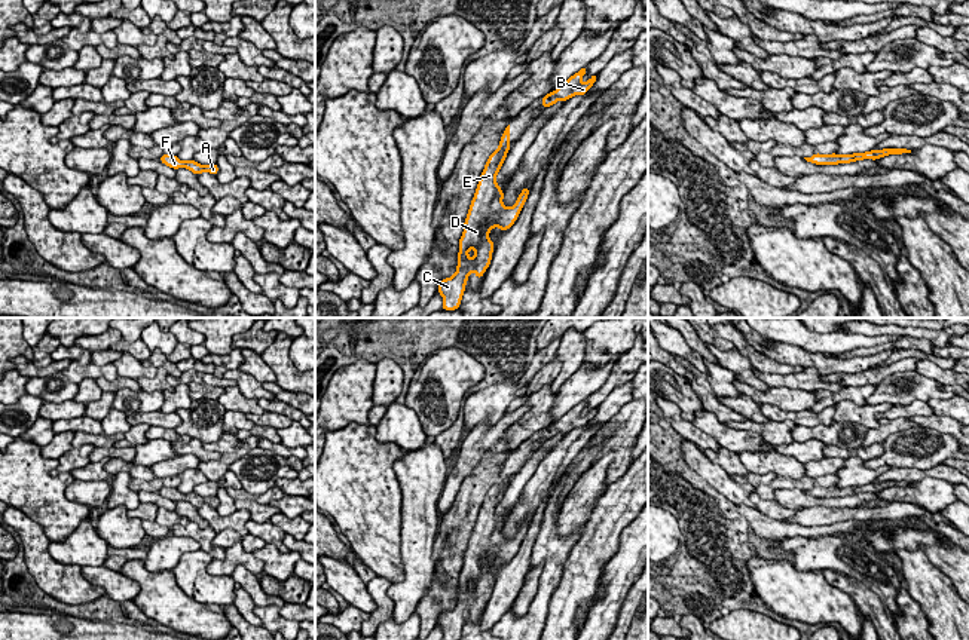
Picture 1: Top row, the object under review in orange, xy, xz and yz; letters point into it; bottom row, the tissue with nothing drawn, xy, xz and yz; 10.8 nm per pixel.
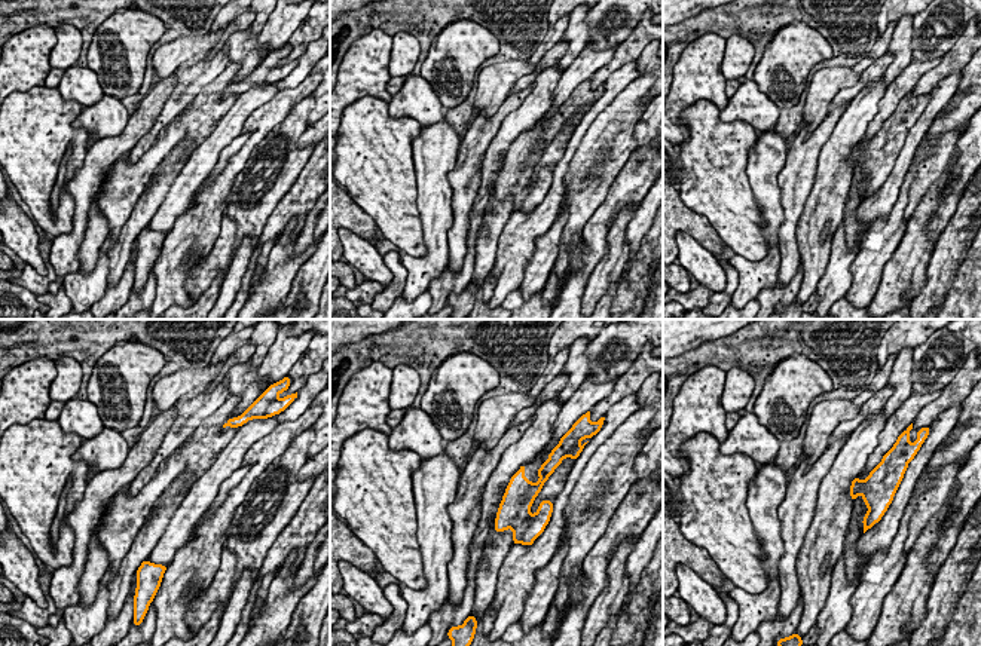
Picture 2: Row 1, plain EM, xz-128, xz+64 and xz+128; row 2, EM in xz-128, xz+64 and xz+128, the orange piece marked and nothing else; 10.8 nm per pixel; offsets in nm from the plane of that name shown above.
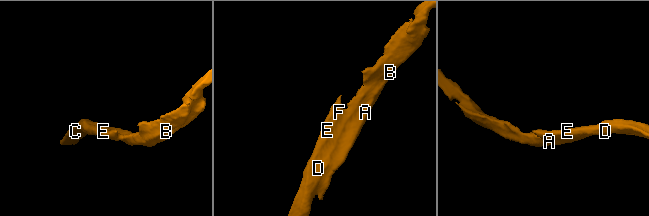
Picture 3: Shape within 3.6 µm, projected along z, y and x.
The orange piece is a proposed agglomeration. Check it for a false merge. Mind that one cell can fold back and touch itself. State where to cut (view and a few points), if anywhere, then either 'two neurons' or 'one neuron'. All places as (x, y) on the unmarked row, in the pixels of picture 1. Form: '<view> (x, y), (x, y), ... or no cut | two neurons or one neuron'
no cut | one neuron

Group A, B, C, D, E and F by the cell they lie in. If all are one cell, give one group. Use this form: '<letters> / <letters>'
A B C D E F

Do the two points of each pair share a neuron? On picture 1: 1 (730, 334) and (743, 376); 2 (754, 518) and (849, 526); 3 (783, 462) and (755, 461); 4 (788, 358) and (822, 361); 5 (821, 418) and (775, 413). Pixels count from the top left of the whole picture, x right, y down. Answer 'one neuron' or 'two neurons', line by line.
1: two neurons
2: one neuron
3: one neuron
4: one neuron
5: one neuron

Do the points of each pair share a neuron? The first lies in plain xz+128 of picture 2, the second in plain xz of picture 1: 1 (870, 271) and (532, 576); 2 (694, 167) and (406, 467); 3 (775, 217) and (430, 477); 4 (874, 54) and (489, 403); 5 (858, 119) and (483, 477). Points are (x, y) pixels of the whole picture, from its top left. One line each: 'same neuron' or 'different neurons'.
1: same neuron
2: different neurons
3: same neuron
4: different neurons
5: different neurons

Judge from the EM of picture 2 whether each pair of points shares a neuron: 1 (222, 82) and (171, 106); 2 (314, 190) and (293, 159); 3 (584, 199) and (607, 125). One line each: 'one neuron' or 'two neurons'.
1: two neurons
2: two neurons
3: one neuron

